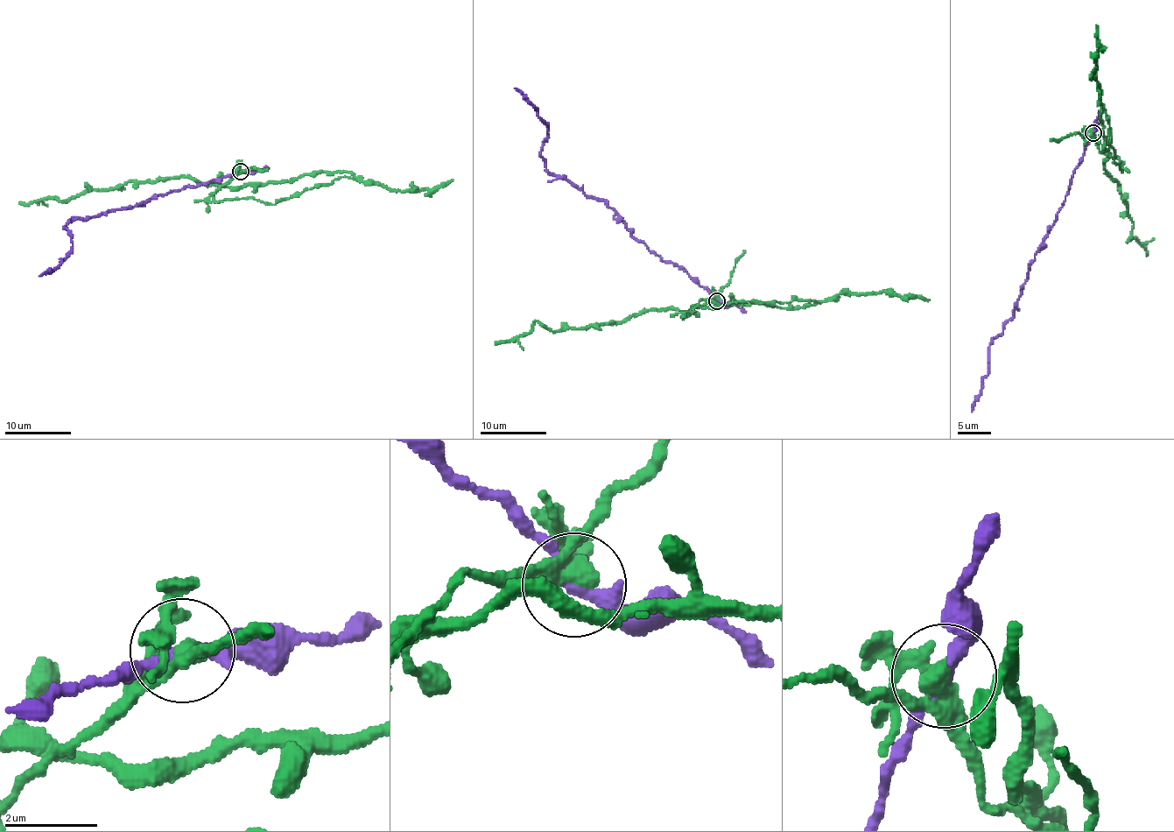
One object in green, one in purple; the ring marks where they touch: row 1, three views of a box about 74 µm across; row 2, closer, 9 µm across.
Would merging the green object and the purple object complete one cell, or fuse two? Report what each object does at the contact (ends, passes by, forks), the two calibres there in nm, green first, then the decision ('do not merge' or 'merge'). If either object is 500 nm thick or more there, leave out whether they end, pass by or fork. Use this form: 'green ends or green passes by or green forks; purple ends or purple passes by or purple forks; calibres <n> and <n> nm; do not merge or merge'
green forks; purple passes by; calibres 340 and 240 nm; do not merge

